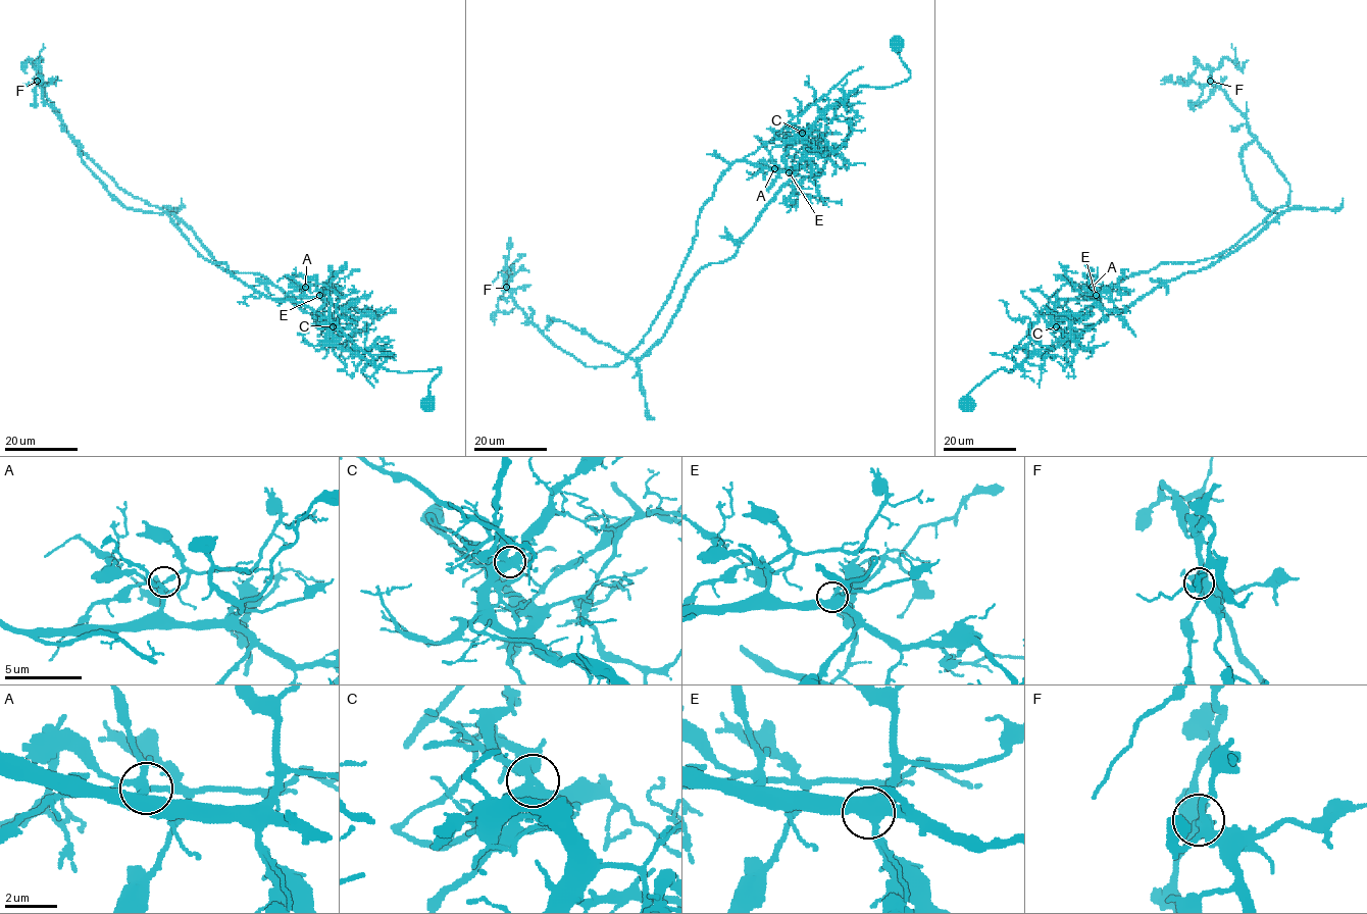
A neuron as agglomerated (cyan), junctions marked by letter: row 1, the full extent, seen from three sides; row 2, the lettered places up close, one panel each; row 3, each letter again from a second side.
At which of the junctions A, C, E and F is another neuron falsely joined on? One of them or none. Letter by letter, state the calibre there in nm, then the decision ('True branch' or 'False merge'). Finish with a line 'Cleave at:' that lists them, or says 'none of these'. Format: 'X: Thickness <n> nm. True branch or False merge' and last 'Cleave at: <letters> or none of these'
A: Thickness 260 nm. True branch
C: Thickness 460 nm. False merge
E: Thickness 480 nm. True branch
F: Thickness 360 nm. True branch
Cleave at: C

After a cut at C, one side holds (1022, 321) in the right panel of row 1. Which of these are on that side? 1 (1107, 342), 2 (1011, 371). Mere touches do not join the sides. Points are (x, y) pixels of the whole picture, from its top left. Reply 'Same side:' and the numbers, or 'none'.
Same side: none

